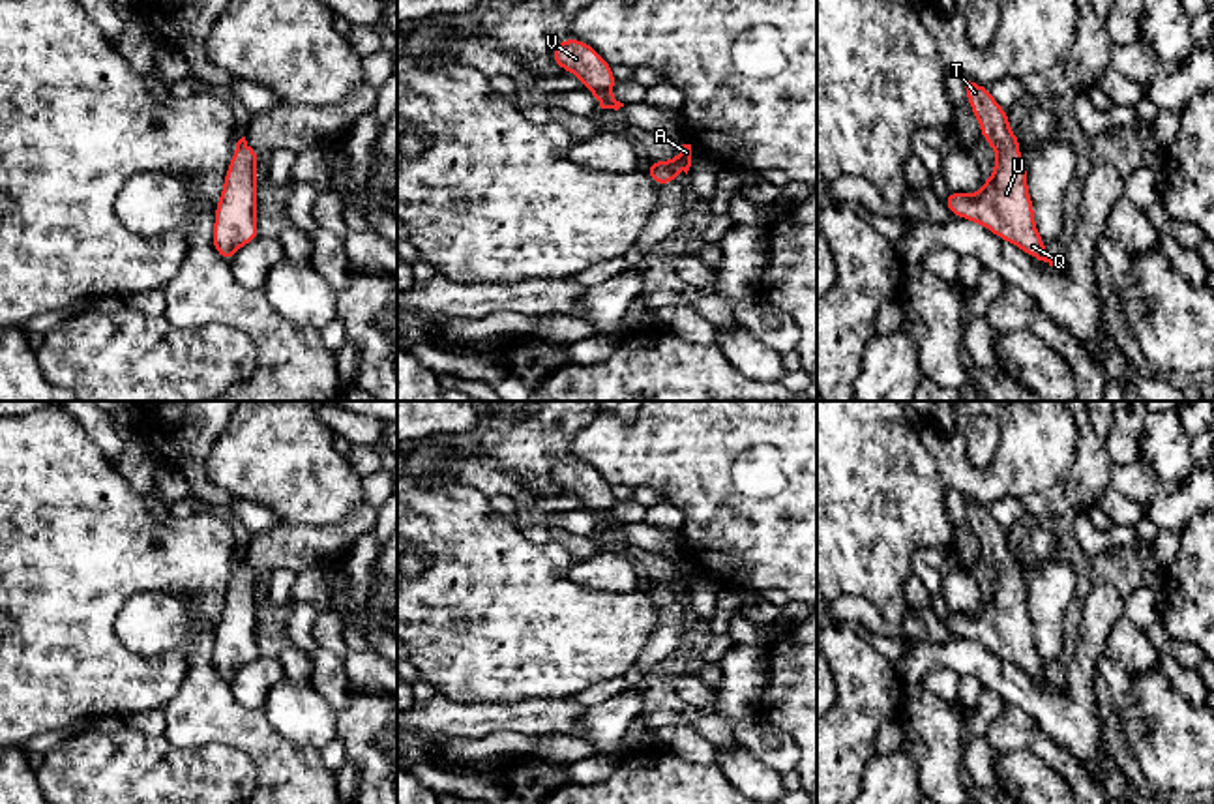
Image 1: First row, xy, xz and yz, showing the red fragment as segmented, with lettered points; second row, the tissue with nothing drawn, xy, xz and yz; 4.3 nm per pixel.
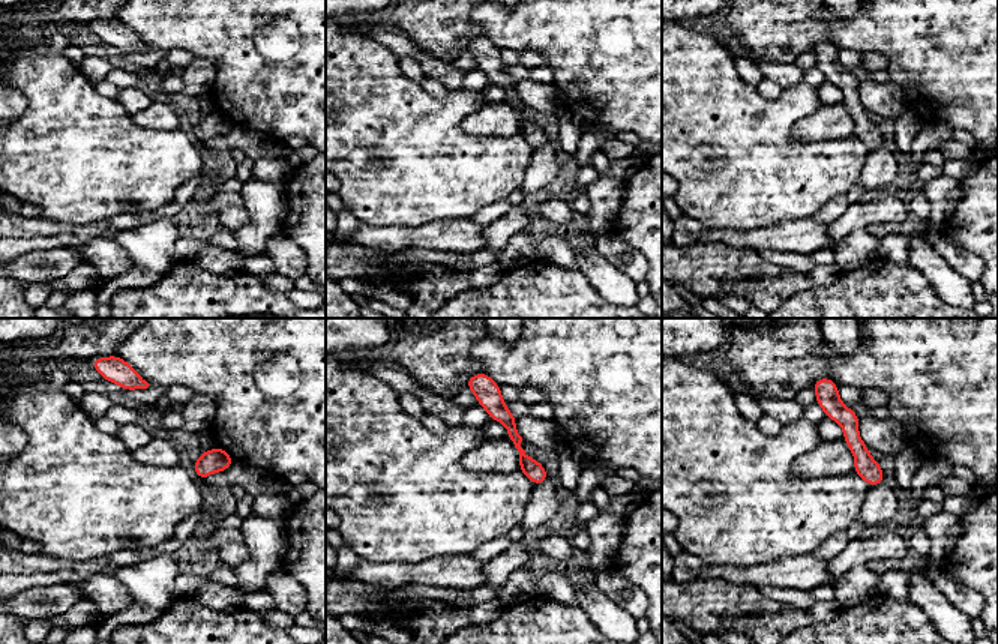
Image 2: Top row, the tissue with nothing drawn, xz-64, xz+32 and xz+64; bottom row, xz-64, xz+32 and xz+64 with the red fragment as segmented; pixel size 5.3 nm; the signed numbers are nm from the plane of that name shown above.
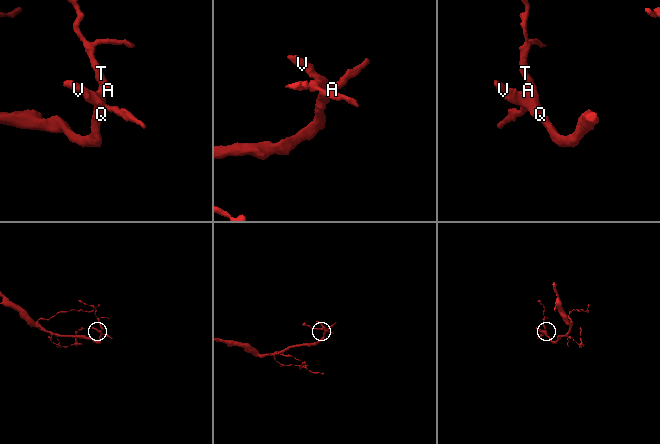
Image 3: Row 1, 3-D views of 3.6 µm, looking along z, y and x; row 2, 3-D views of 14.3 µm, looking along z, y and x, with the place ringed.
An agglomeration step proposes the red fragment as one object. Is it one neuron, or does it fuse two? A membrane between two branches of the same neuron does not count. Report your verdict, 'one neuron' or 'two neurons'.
one neuron

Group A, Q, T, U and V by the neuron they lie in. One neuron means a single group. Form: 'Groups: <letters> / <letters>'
Groups: A Q T U V

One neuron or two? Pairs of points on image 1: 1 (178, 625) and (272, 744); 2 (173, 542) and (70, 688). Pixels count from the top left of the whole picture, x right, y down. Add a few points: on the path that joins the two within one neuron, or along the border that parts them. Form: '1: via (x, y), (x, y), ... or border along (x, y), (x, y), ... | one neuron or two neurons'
1: via (199, 656), (203, 684), (240, 722) | one neuron
2: via (135, 568), (70, 634), (70, 649) | one neuron

